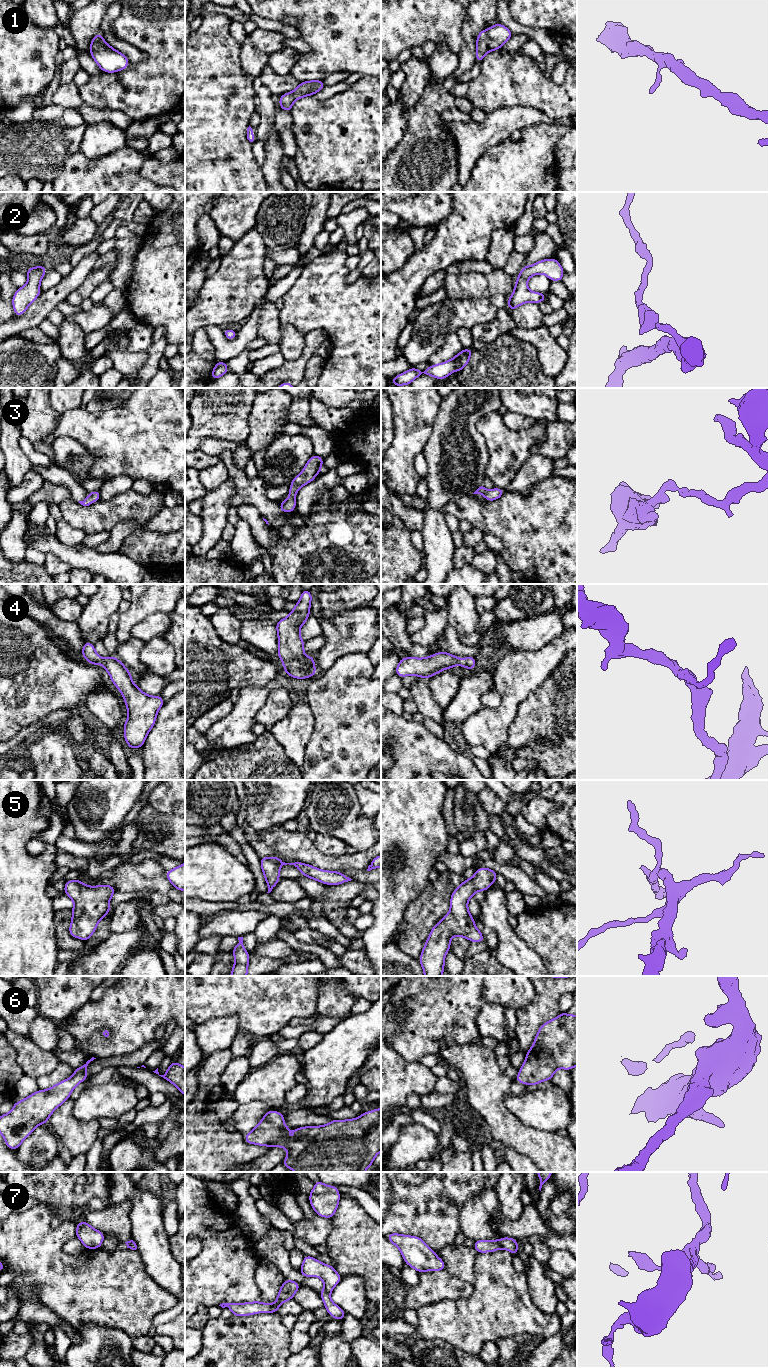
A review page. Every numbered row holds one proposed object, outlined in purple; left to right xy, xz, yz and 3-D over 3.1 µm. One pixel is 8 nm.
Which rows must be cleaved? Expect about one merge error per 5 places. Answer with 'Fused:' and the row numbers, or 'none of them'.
Fused: 7

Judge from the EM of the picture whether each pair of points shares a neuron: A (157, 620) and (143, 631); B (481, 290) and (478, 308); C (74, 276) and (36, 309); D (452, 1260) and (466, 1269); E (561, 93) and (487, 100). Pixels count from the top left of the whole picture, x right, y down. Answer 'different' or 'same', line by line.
A: same
B: different
C: same
D: same
E: same

